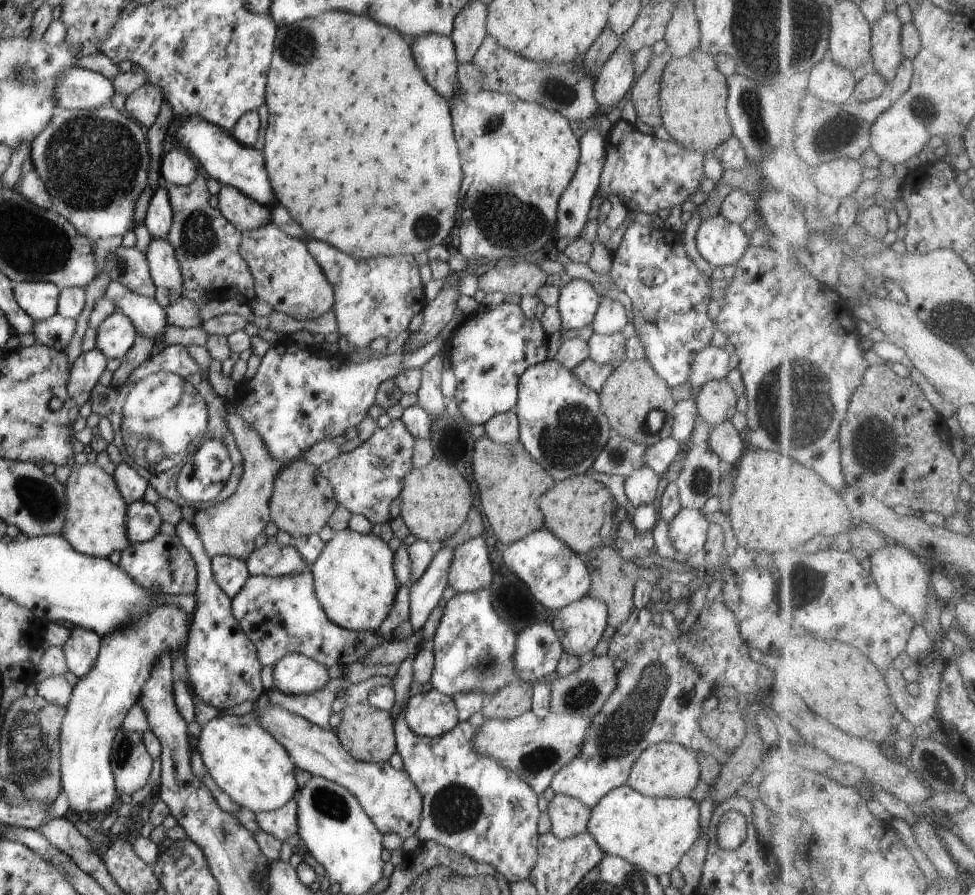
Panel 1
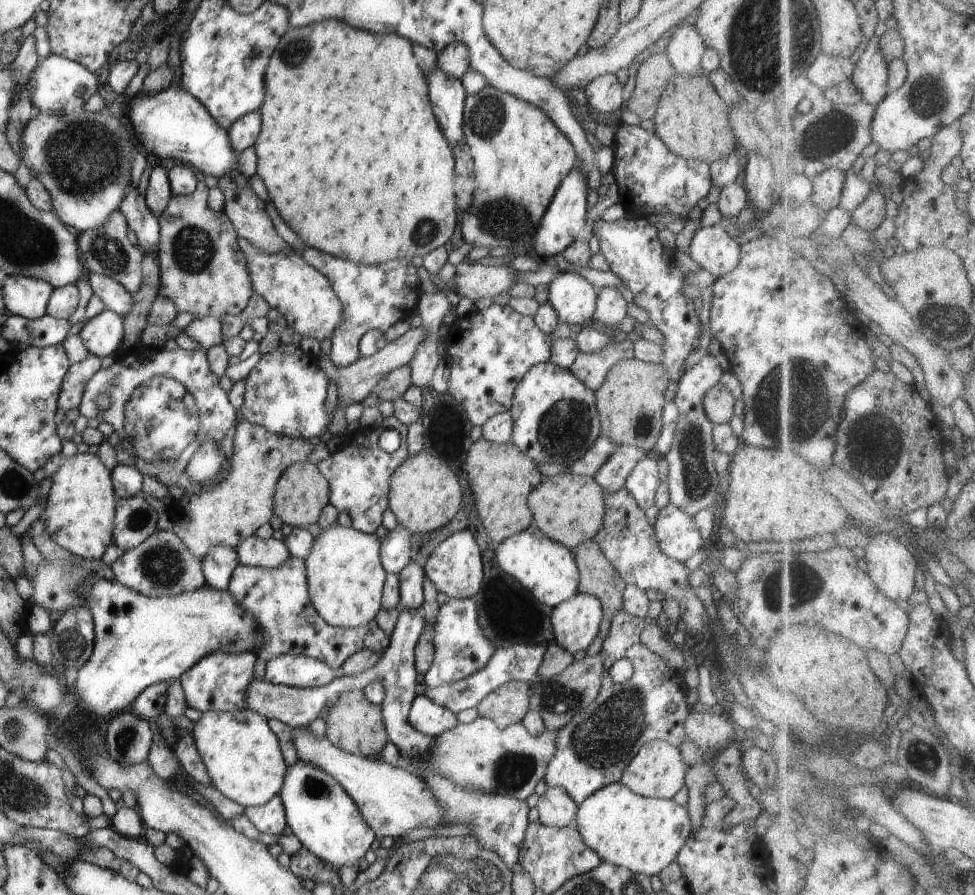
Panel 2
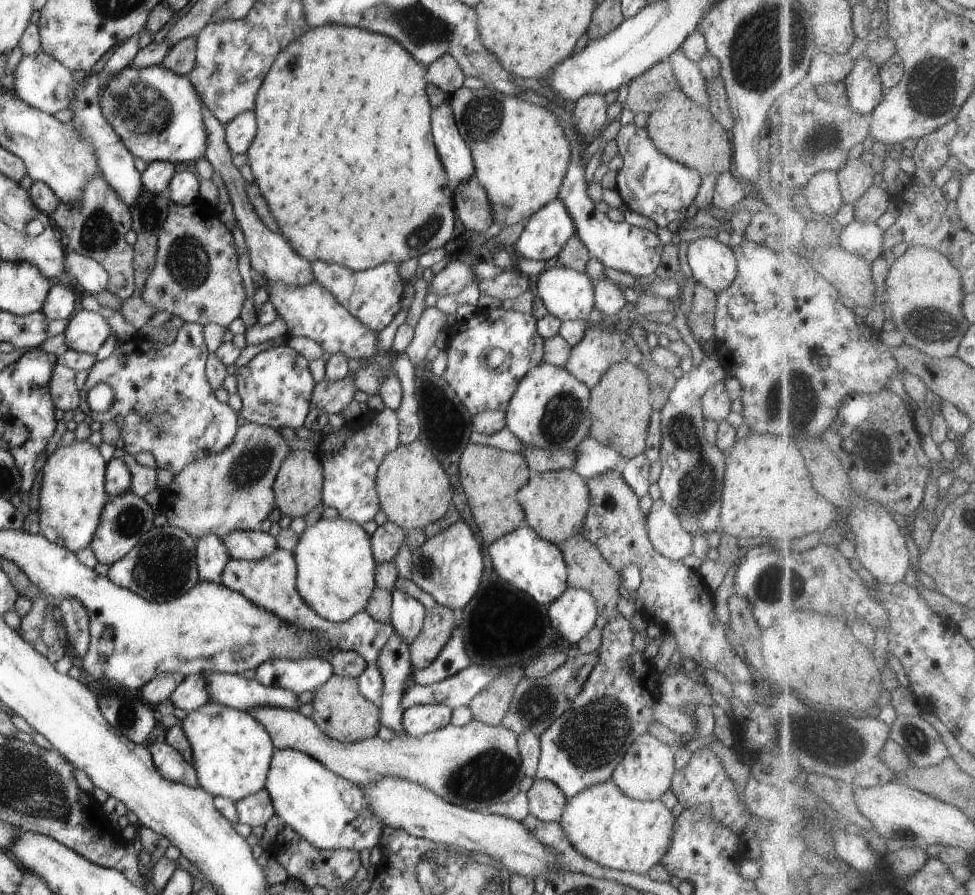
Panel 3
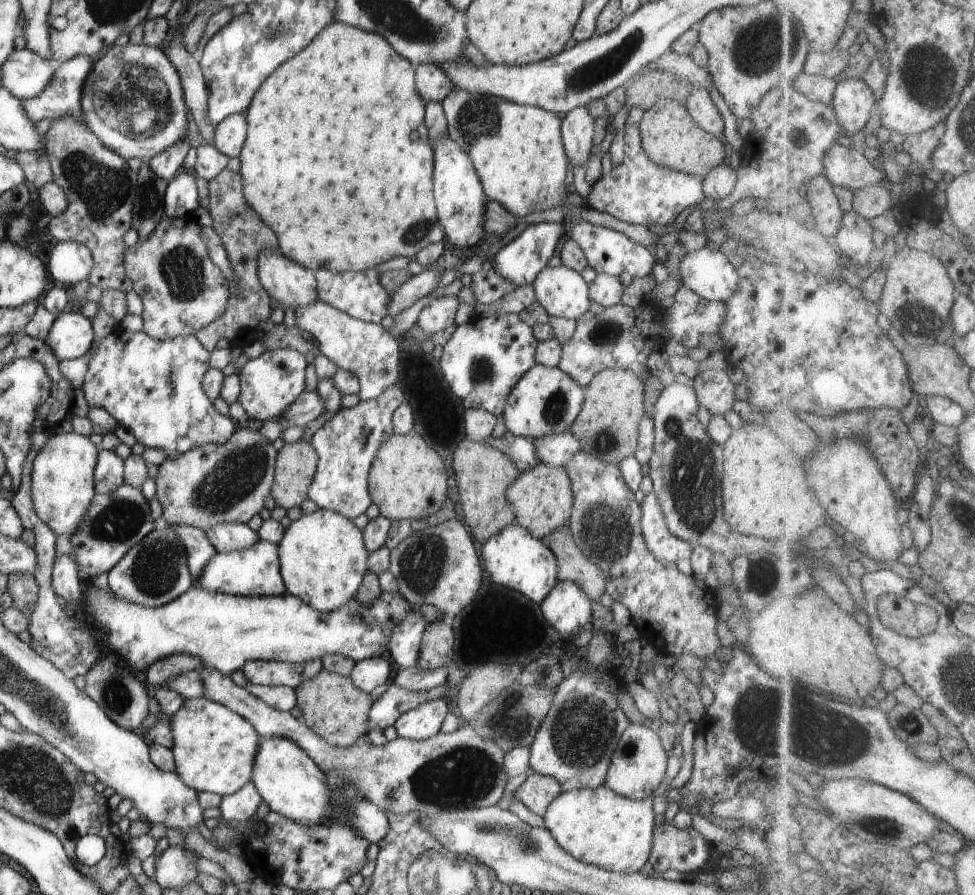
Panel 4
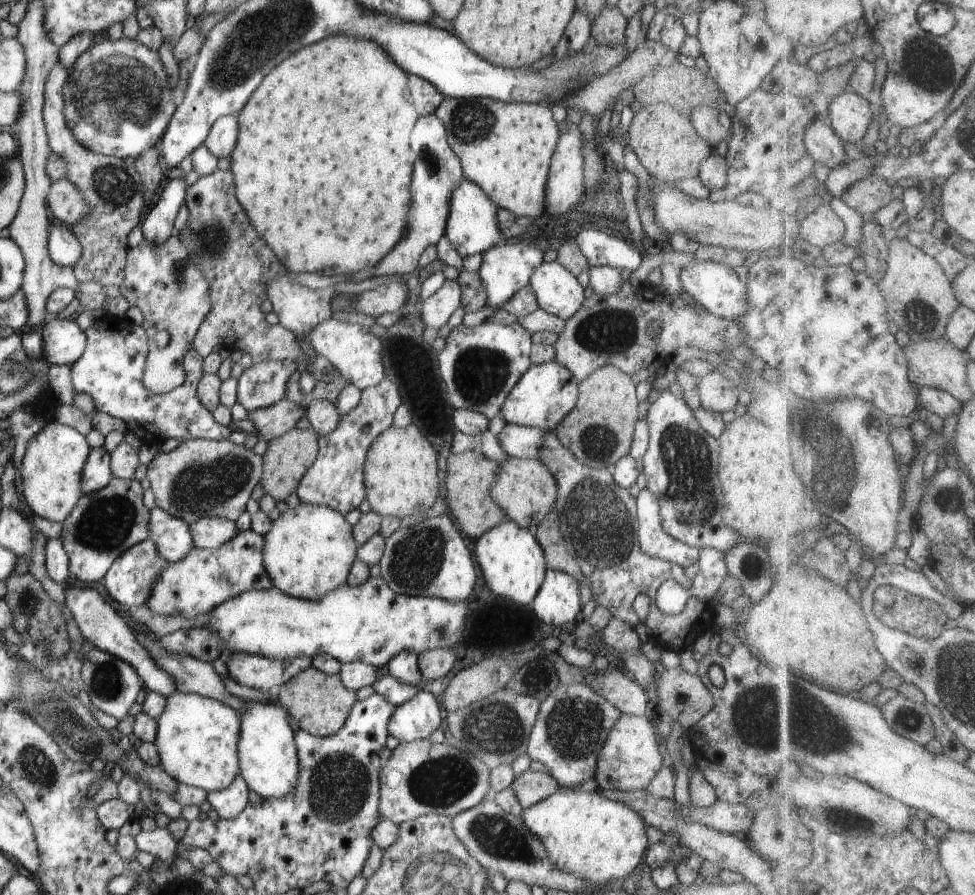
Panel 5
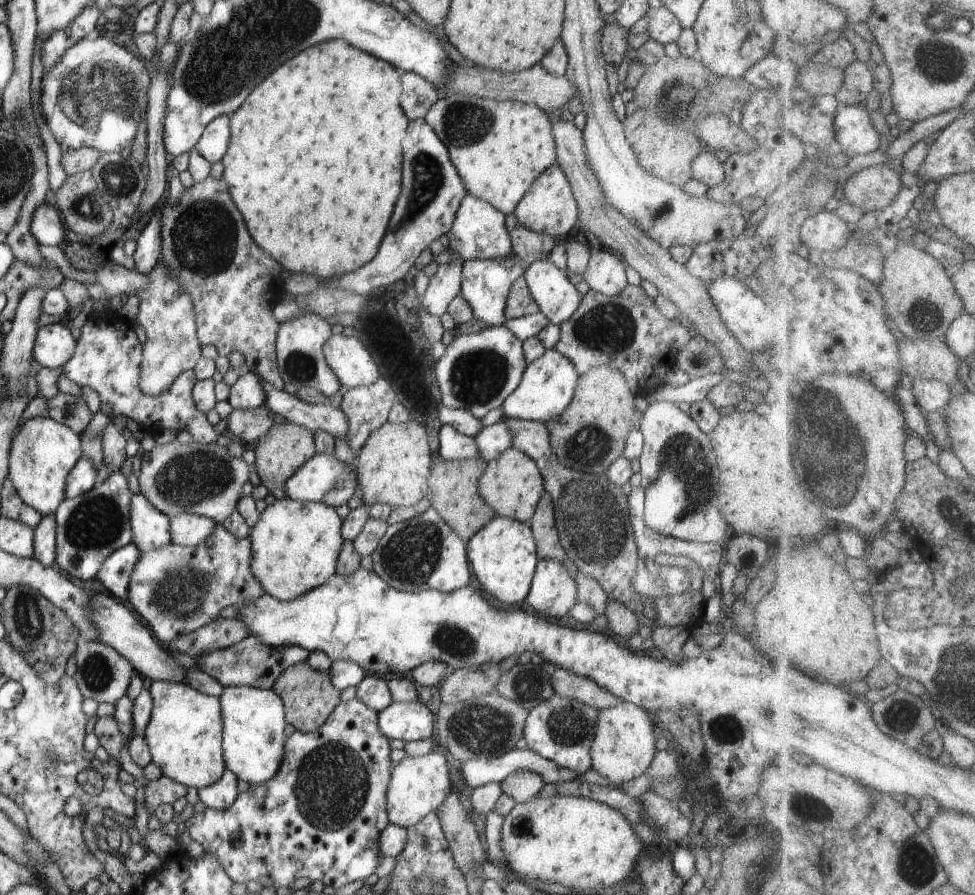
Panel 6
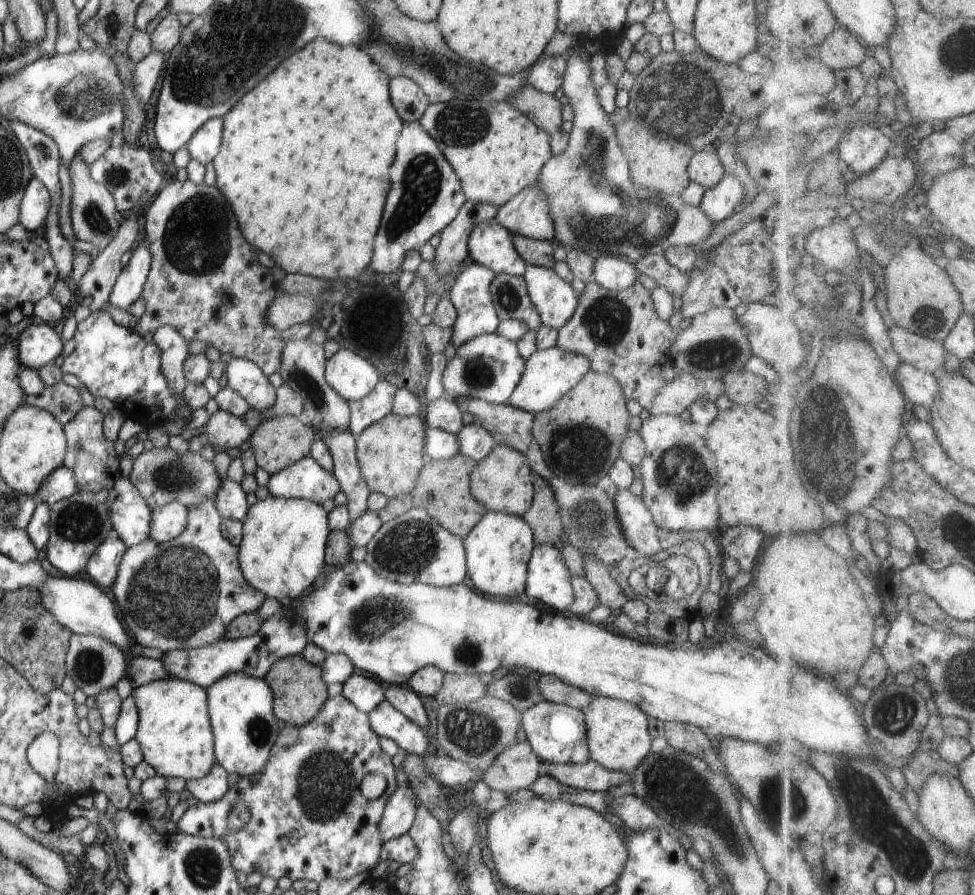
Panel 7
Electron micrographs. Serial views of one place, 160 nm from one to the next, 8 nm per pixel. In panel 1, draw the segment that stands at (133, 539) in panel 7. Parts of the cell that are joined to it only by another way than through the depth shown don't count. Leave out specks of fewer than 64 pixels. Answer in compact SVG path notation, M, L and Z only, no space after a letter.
M228 555L212 557L211 569L216 584L230 598L246 584L246 580L251 575L243 560Z

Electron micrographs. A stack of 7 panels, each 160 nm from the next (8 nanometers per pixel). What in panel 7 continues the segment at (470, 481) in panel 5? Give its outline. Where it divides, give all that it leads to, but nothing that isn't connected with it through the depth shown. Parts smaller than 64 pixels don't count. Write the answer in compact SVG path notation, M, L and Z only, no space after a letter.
M461 453L446 460L427 460L418 476L414 490L409 495L415 508L430 514L430 518L434 518L442 528L446 528L462 540L488 512L486 506L478 503L471 494L470 478L476 464L474 460Z

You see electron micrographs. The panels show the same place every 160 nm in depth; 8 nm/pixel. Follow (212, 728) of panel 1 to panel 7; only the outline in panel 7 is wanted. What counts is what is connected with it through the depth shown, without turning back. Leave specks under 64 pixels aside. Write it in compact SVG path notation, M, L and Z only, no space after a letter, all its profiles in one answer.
M172 677L134 687L131 698L138 706L139 722L135 738L144 754L144 761L156 770L157 775L188 781L210 774L217 761L206 689Z

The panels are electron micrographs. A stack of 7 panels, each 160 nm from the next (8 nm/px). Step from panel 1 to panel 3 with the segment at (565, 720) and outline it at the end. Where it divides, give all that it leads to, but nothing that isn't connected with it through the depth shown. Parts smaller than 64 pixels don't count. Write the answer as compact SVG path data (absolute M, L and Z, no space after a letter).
M266 705L245 711L264 726L276 749L296 749L310 755L330 772L355 785L367 785L377 777L392 775L419 784L437 793L446 802L486 813L492 804L514 798L524 778L518 735L500 724L487 725L474 719L461 727L448 723L421 737L402 733L393 740L385 741L376 735L353 743L343 743L326 736L310 717L298 710Z

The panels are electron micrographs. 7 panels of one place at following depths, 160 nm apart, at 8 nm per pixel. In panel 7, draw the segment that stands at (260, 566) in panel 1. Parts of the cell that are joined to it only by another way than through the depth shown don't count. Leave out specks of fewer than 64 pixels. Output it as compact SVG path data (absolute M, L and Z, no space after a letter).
M170 502L160 510L152 511L150 518L150 539L158 544L166 544L178 538L188 524L189 513L180 502Z

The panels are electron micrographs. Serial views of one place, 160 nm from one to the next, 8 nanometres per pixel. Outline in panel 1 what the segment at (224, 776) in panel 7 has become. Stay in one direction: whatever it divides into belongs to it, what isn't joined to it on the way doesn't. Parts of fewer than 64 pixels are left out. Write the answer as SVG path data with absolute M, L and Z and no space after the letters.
M292 797L284 806L273 811L257 812L255 819L260 831L282 842L288 841L298 828L296 799Z

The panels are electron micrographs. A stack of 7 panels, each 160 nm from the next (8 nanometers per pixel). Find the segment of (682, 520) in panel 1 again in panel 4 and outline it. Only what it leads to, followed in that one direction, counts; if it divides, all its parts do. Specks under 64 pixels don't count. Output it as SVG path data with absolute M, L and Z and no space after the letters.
M654 493L645 496L641 504L642 535L650 553L663 562L677 563L691 557L692 546L668 531L660 502Z

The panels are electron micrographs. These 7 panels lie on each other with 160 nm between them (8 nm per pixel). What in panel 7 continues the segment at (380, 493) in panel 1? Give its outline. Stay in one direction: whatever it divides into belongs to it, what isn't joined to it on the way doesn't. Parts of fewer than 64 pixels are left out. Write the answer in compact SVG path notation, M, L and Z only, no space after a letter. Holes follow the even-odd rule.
M382 379L378 385L364 398L348 402L350 410L350 433L356 437L368 426L374 425L392 413L393 400L397 392L396 385L391 380ZM310 456L270 475L266 488L272 497L304 499L318 505L334 499L342 490L338 478Z

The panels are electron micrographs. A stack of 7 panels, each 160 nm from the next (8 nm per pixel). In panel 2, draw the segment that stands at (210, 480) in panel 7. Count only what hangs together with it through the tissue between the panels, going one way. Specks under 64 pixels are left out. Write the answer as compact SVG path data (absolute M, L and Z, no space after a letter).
M243 419L237 424L235 430L233 462L226 476L221 475L210 490L185 492L182 498L173 499L166 508L165 511L172 521L174 534L177 534L192 554L199 559L204 558L212 546L226 545L234 549L242 539L254 535L260 526L270 522L270 518L274 516L273 494L281 473L295 462L306 461L313 448L314 446L305 440L271 433L265 426L253 425Z

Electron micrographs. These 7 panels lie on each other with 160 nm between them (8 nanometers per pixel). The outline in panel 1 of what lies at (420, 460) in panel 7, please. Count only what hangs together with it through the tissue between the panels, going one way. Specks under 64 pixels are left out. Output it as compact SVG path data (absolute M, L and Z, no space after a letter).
M432 459L426 466L414 467L402 481L400 516L408 530L417 538L429 543L448 540L464 524L472 505L472 490L458 469L440 459Z

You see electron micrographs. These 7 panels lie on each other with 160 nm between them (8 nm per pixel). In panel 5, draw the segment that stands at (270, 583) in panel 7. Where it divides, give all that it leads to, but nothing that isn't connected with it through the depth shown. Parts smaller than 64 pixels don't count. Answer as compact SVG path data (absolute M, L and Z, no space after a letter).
M301 503L296 508L288 508L272 521L268 534L263 538L264 567L274 582L274 587L287 596L306 601L318 602L332 590L347 584L348 572L357 558L358 544L354 540L353 526L346 521L344 515L328 506Z

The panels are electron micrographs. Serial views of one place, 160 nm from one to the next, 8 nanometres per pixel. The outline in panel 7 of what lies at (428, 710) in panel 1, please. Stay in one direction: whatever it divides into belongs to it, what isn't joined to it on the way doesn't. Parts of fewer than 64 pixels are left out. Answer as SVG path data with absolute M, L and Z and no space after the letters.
M384 700L369 713L370 727L378 737L396 742L400 749L412 755L425 755L429 740L426 730L400 713Z

